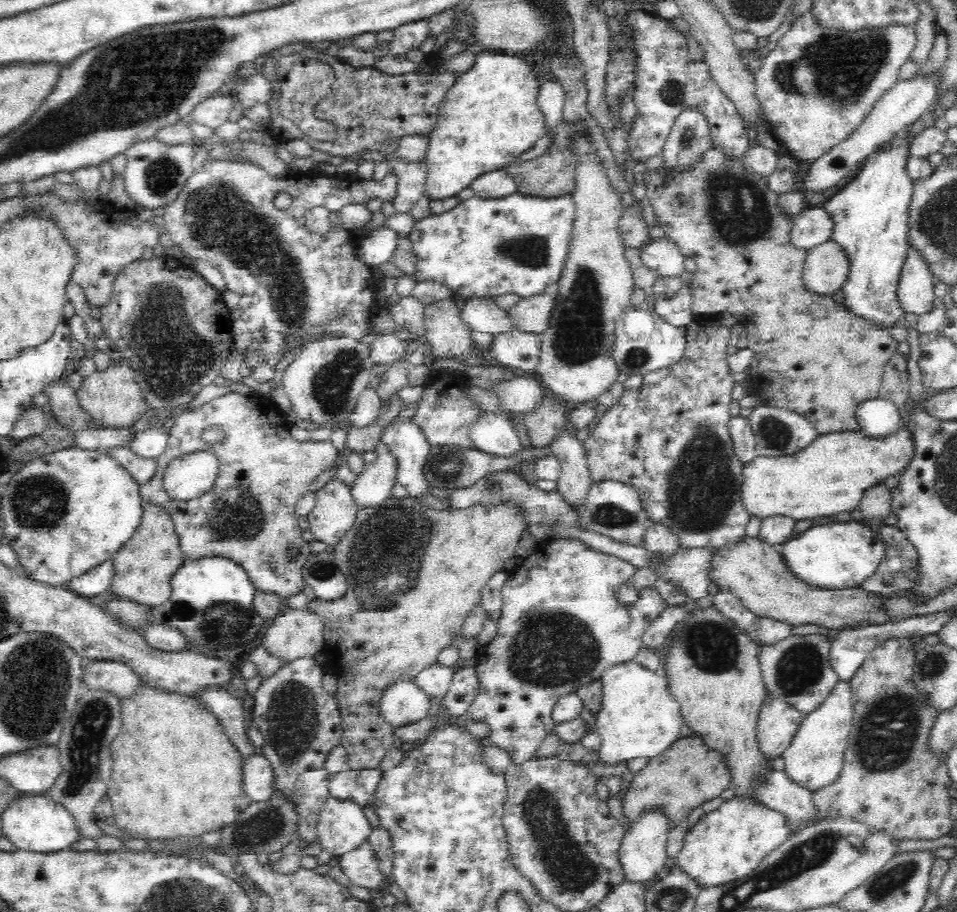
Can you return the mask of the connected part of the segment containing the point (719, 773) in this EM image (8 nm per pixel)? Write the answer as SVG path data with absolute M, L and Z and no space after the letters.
M692 733L691 736L675 740L635 774L630 788L622 796L623 814L632 824L644 809L658 807L672 819L673 826L676 826L696 807L730 789L732 782L733 775L728 766L727 756L723 752L711 749L704 743L703 737Z

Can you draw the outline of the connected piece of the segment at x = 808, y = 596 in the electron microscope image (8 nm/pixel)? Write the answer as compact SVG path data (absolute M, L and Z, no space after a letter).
M746 536L742 544L716 550L712 582L719 590L730 590L756 617L768 617L791 627L812 624L829 631L842 628L864 628L892 621L887 610L887 596L868 592L860 586L845 589L823 589L794 575L774 545Z

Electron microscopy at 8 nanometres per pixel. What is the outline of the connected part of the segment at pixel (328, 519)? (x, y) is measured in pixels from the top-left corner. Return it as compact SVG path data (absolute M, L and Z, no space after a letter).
M332 478L313 495L315 505L307 520L315 540L327 545L338 544L352 528L359 511L351 486Z

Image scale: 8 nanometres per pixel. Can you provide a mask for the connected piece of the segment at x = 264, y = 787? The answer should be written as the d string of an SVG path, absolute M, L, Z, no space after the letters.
M262 754L244 758L244 790L252 802L264 802L277 792L277 777L270 760Z

